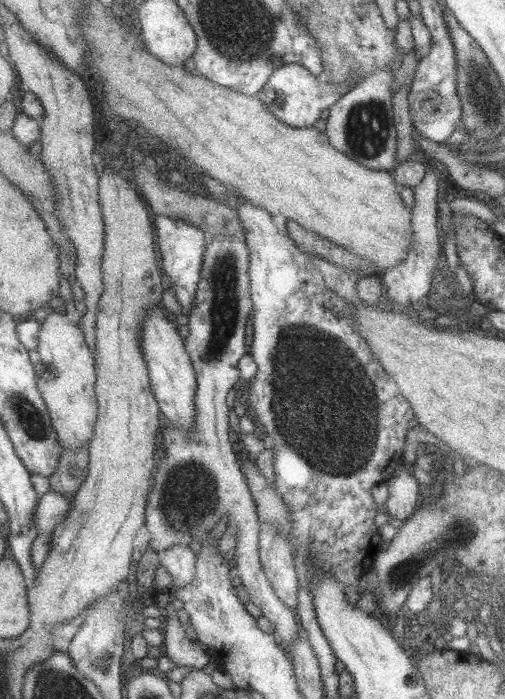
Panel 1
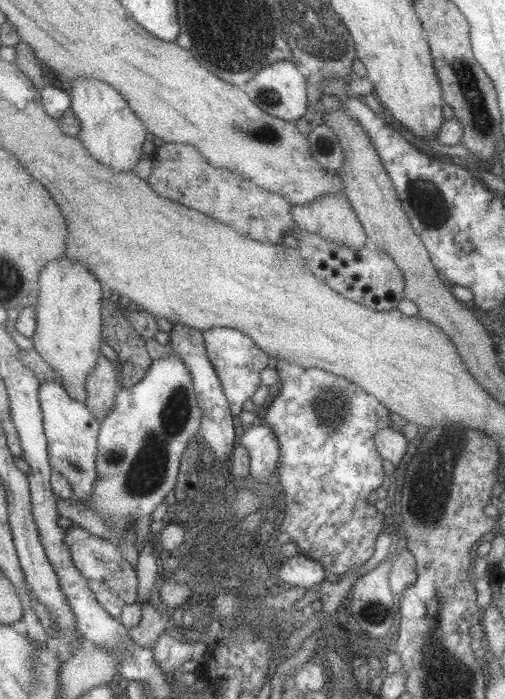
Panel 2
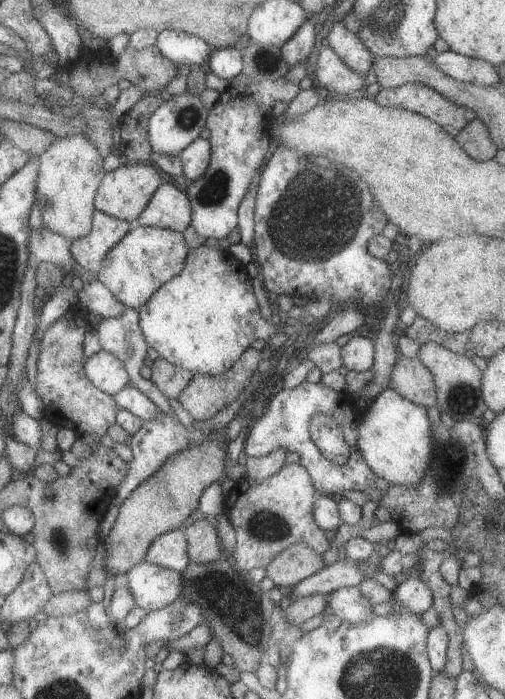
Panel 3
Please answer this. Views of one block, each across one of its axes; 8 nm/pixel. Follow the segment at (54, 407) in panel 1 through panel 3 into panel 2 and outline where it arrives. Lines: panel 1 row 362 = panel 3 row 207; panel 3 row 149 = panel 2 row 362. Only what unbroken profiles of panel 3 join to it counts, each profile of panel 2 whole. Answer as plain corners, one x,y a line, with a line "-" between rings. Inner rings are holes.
59,257
48,262
38,275
35,309
35,332
31,338
34,350
49,367
57,371
61,387
75,400
86,398
85,377
99,357
101,337
101,298
104,286
83,263

